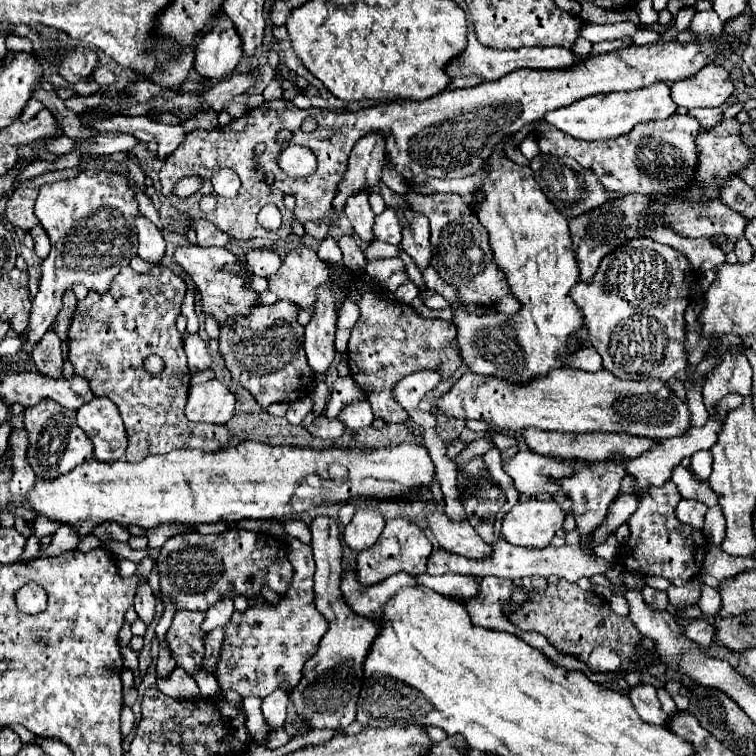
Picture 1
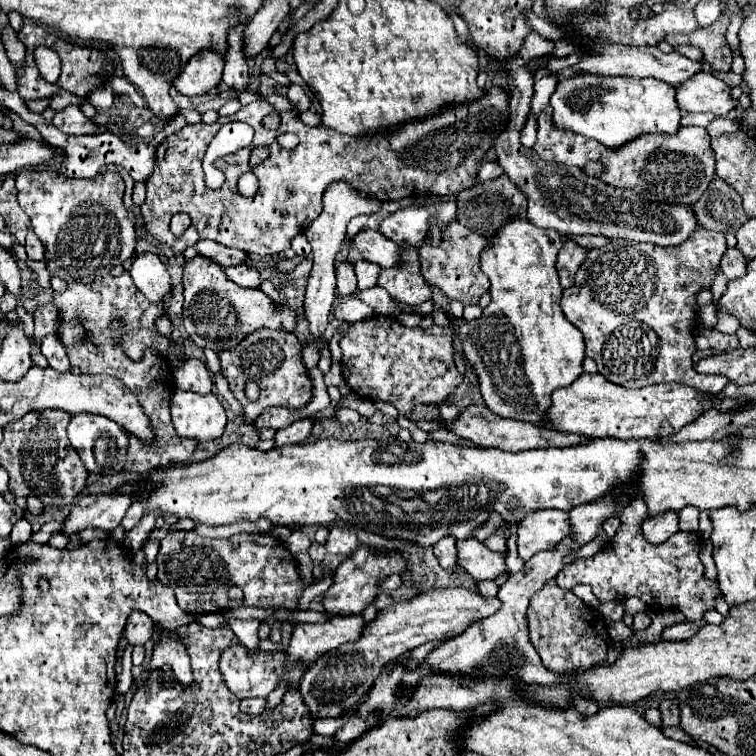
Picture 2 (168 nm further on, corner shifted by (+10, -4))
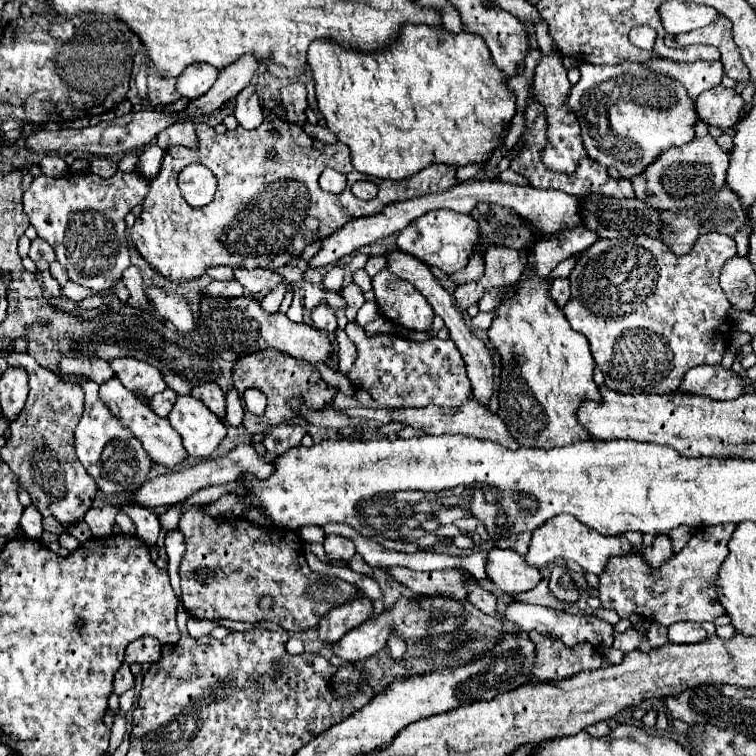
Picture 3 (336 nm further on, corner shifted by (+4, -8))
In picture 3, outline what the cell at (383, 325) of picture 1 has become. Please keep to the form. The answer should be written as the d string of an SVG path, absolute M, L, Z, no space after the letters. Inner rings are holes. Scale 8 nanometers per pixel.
M348 323L346 333L358 349L358 357L348 377L352 383L368 389L372 399L384 407L458 407L470 399L472 389L464 373L464 361L454 341L430 337L428 341L414 343L392 335L366 337L358 323Z

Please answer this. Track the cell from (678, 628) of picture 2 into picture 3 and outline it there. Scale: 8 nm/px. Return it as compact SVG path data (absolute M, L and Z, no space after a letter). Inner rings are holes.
M676 623L676 625L668 627L668 641L670 643L690 645L690 643L706 641L706 639L708 639L708 635L700 623Z

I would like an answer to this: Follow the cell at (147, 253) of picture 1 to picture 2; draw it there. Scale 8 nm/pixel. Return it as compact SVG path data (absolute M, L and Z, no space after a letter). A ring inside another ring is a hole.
M142 253L134 257L130 275L134 279L134 285L150 299L150 301L164 301L170 291L170 275L168 269L162 265L156 253Z

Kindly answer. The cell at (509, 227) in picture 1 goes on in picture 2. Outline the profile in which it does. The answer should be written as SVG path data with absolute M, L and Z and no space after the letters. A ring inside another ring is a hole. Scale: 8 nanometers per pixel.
M514 217L508 221L494 237L488 237L488 247L480 255L480 265L484 275L490 279L492 303L482 311L482 317L470 325L460 325L460 319L452 317L450 325L458 333L462 353L466 363L474 369L480 393L486 405L500 417L520 419L528 423L542 423L544 413L550 407L550 395L558 387L570 385L582 373L584 359L584 337L562 317L560 297L562 285L556 271L556 257L562 247L560 235L552 229L538 229L524 217Z

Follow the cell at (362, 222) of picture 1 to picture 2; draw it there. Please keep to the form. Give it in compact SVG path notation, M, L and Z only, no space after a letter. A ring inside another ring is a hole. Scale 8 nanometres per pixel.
M362 229L354 235L352 245L360 251L362 259L378 263L380 267L394 267L398 257L398 245L390 239L386 239L380 231L374 229Z

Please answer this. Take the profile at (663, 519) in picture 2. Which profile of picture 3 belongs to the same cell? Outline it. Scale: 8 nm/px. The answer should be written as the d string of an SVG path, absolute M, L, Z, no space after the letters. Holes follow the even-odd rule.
M658 535L652 545L642 547L642 557L644 557L644 561L648 561L648 565L652 565L652 567L664 565L672 555L674 555L674 553L672 553L672 541L670 541L670 537L666 537L666 535Z

